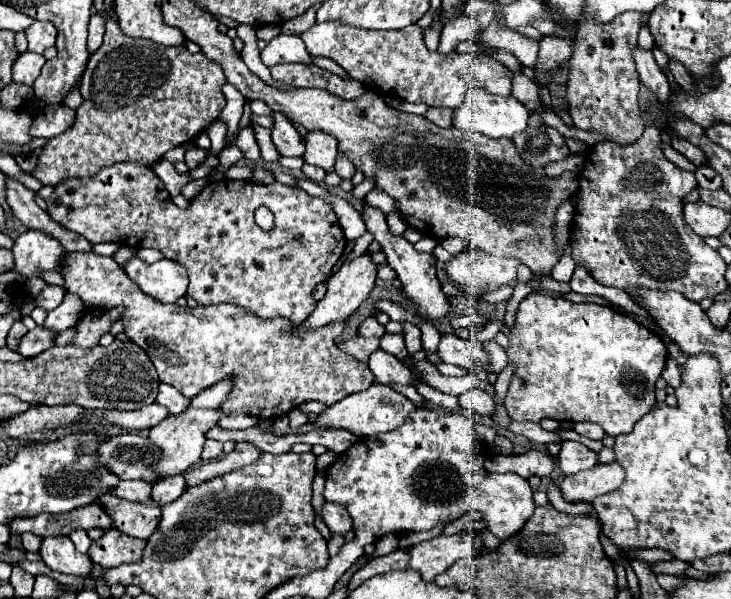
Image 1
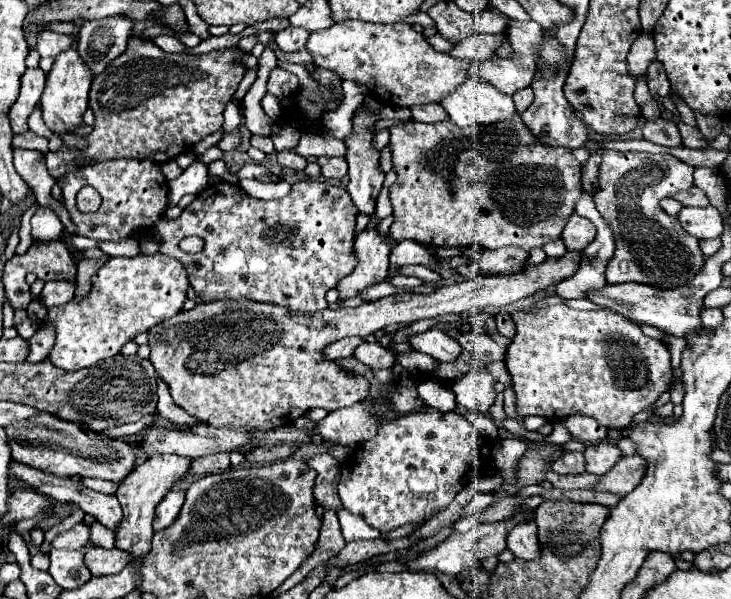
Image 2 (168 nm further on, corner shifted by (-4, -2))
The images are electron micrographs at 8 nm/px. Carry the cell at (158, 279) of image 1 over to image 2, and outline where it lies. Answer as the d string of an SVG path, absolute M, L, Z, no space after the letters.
M139 254L135 258L109 258L91 278L91 292L83 300L71 300L69 304L63 304L61 308L49 308L47 310L47 320L55 324L57 328L57 340L47 356L55 366L63 370L79 370L93 366L99 360L115 356L121 346L127 340L133 340L137 334L147 332L151 326L175 316L183 302L187 300L187 288L189 288L189 278L185 268L179 264L179 260L173 260L163 254L153 254L145 256Z

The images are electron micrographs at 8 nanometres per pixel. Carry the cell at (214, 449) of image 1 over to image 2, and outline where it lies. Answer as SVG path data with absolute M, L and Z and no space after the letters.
M211 454L211 456L201 456L193 460L193 468L189 476L201 476L201 474L213 474L229 468L229 454Z

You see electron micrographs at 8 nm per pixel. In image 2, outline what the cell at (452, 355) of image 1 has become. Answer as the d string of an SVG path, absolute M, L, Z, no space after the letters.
M439 328L411 336L409 344L413 346L413 350L429 354L437 362L455 362L461 356L461 344L457 344L457 340L453 340L445 330Z

